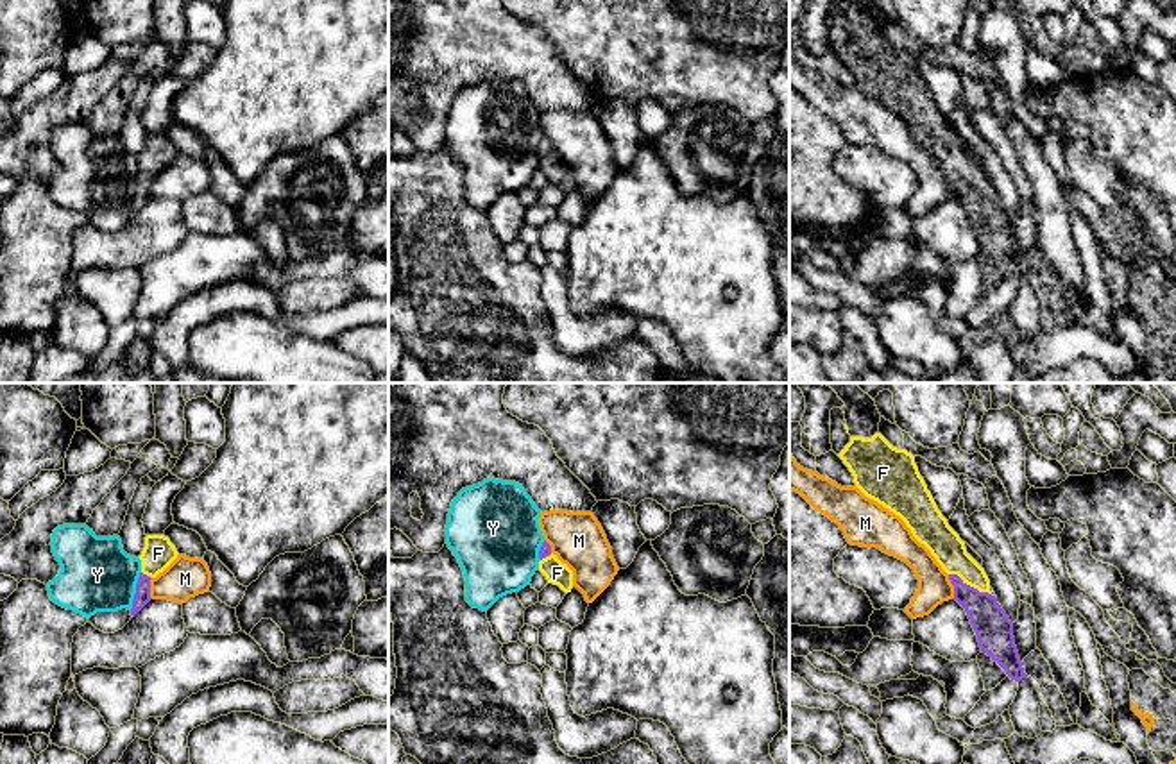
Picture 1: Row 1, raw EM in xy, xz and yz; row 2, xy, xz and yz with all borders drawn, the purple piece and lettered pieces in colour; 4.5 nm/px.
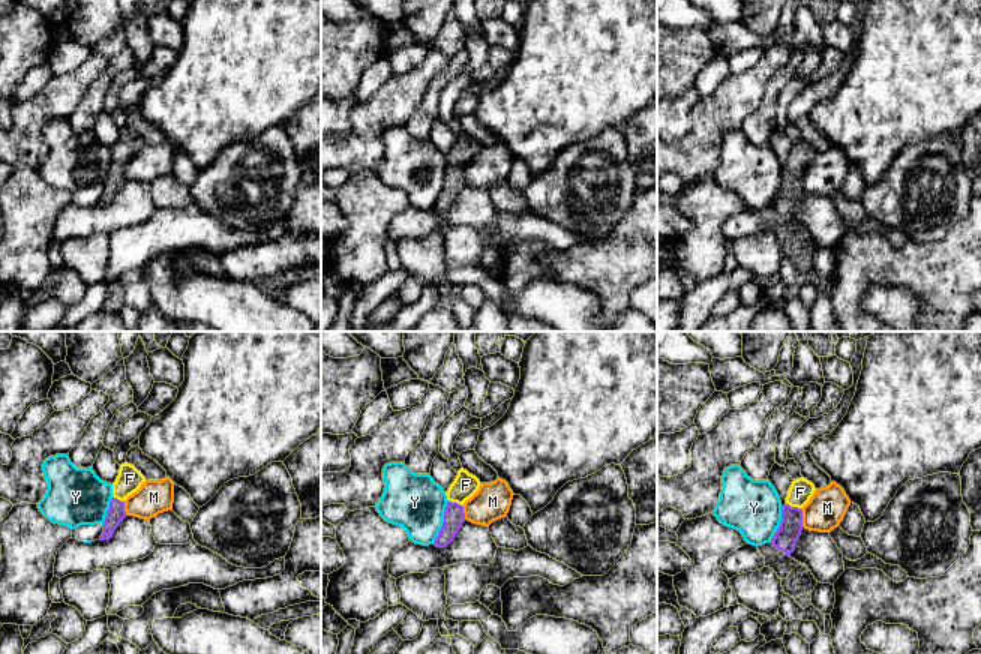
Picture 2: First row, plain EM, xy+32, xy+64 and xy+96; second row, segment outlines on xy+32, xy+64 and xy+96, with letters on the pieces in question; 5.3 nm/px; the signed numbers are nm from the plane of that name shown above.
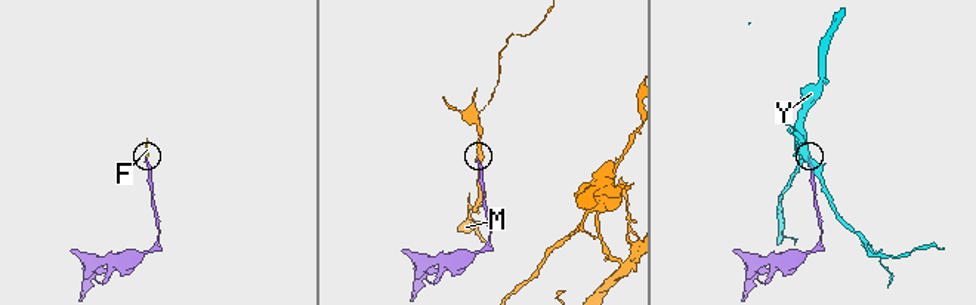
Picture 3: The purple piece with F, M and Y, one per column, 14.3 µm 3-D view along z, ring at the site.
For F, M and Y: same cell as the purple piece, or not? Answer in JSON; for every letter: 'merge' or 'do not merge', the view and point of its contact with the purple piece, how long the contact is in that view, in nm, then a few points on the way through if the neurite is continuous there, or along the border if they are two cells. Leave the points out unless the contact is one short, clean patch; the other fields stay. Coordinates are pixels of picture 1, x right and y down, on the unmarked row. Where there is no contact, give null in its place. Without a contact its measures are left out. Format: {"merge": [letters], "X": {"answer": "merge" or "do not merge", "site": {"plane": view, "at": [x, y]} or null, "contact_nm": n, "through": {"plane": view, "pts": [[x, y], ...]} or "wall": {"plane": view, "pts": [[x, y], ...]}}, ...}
{"merge": ["F"], "F": {"answer": "merge", "site": {"plane": "yz", "at": [969, 185]}, "contact_nm": 200, "through": {"plane": "yz", "pts": [[994, 229], [969, 185], [940, 138]]}}, "M": {"answer": "do not merge", "site": {"plane": "yz", "at": [953, 183]}, "contact_nm": 110}, "Y": {"answer": "do not merge", "site": {"plane": "xy", "at": [136, 190]}, "contact_nm": 180, "wall": {"plane": "xy", "pts": [[140, 170], [129, 208]]}}}

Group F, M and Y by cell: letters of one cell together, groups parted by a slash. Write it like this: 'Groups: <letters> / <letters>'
Groups: F / M / Y

